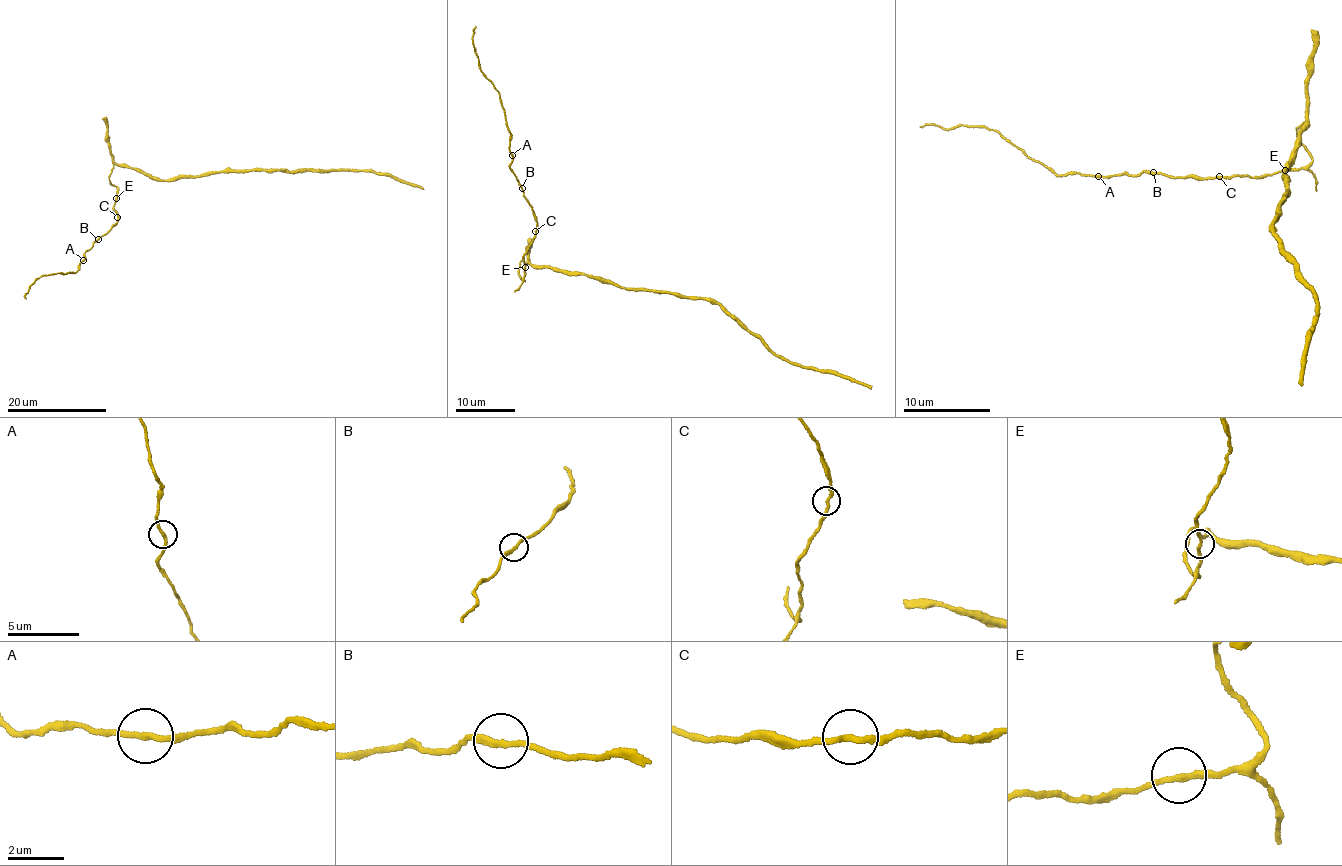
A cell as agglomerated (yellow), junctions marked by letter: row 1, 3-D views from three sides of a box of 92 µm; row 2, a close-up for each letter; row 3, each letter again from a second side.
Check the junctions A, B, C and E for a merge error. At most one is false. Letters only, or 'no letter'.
no letter

